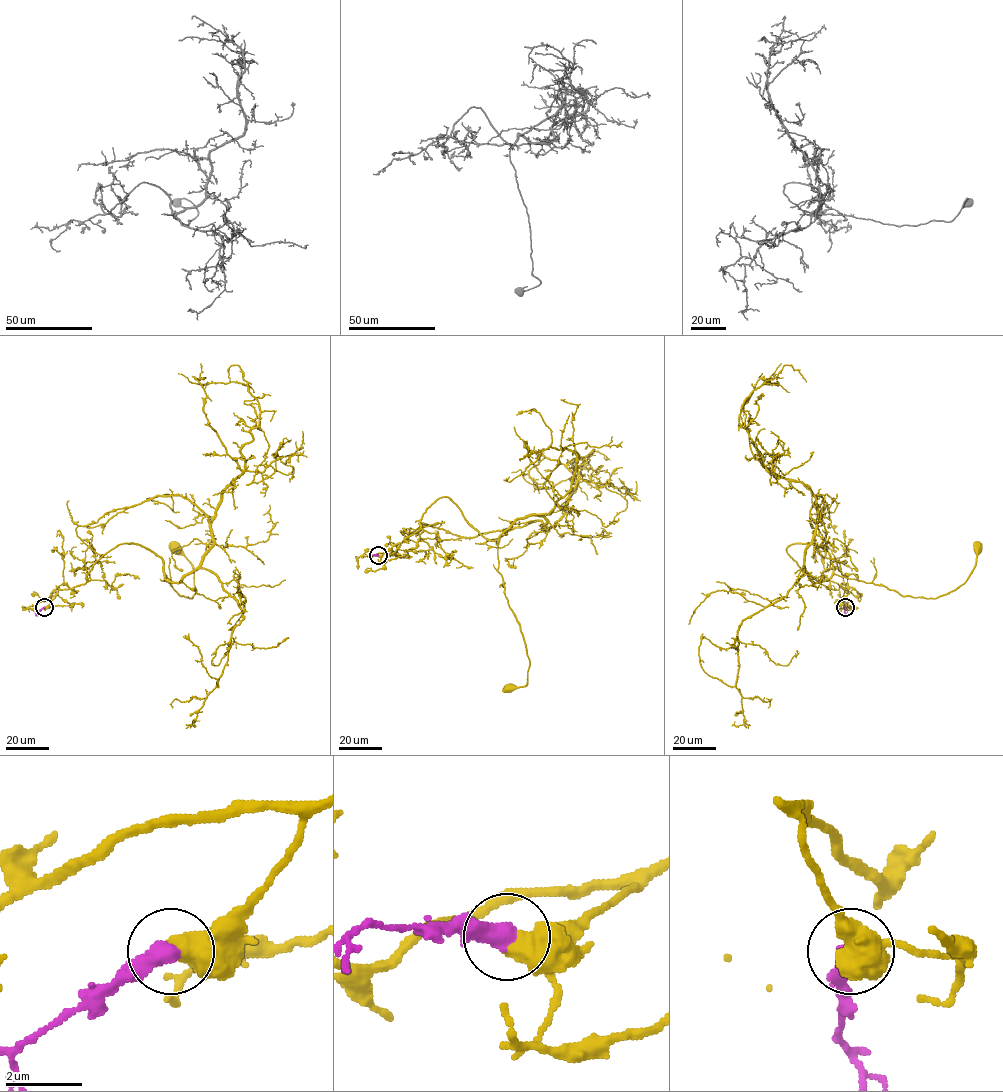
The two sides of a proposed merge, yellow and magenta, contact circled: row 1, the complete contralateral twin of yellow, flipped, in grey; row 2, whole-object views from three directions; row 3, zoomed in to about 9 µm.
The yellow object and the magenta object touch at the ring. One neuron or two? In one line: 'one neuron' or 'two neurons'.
two neurons

